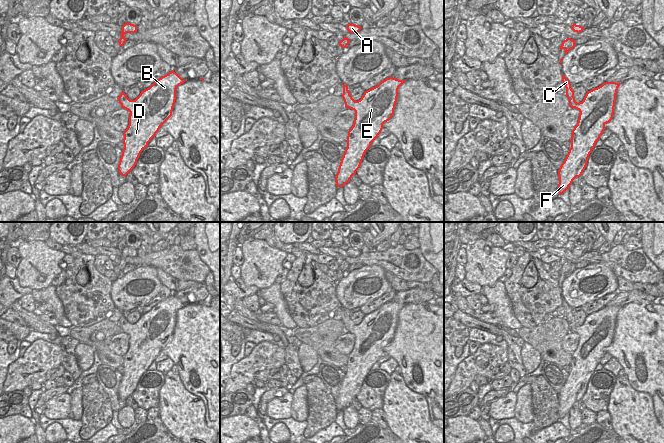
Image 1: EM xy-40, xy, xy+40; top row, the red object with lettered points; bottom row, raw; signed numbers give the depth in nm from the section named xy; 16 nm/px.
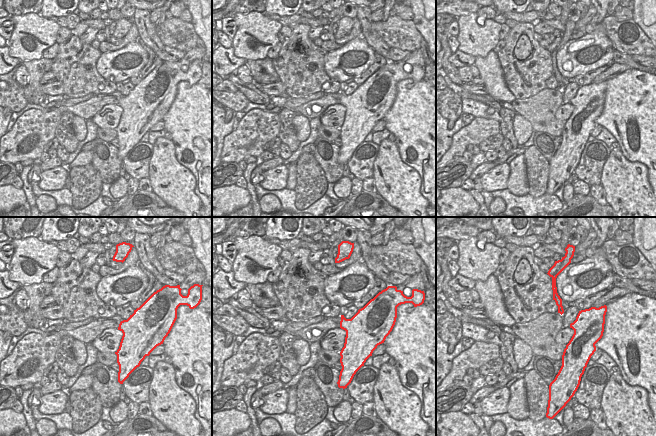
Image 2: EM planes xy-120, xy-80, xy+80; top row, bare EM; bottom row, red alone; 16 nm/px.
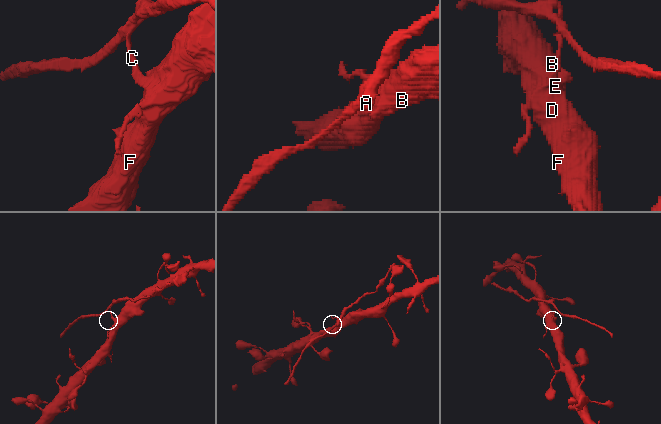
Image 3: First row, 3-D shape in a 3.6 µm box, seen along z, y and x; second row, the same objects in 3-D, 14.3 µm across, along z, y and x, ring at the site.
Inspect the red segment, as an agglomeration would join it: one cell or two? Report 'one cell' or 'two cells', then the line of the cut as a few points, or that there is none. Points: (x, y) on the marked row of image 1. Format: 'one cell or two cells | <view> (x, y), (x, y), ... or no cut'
two cells | xy-40 (126, 95), (121, 104)

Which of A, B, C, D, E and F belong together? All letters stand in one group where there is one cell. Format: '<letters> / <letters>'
A C / B D E F

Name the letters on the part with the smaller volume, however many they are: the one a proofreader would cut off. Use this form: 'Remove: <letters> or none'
Remove: A, C

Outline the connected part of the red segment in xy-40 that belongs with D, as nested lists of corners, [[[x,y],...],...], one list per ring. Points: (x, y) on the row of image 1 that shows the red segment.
[[[172,70],[141,91],[135,100],[126,96],[121,108],[128,110],[130,115],[129,125],[123,132],[124,149],[118,164],[118,171],[122,176],[126,177],[132,171],[141,152],[172,116],[176,89],[185,81],[187,80],[183,80]]]

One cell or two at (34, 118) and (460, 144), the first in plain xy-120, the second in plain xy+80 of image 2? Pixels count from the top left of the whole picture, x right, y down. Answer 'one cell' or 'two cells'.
one cell

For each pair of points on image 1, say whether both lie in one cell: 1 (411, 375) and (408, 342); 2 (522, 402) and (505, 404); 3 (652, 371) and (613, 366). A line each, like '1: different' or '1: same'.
1: same
2: different
3: different

